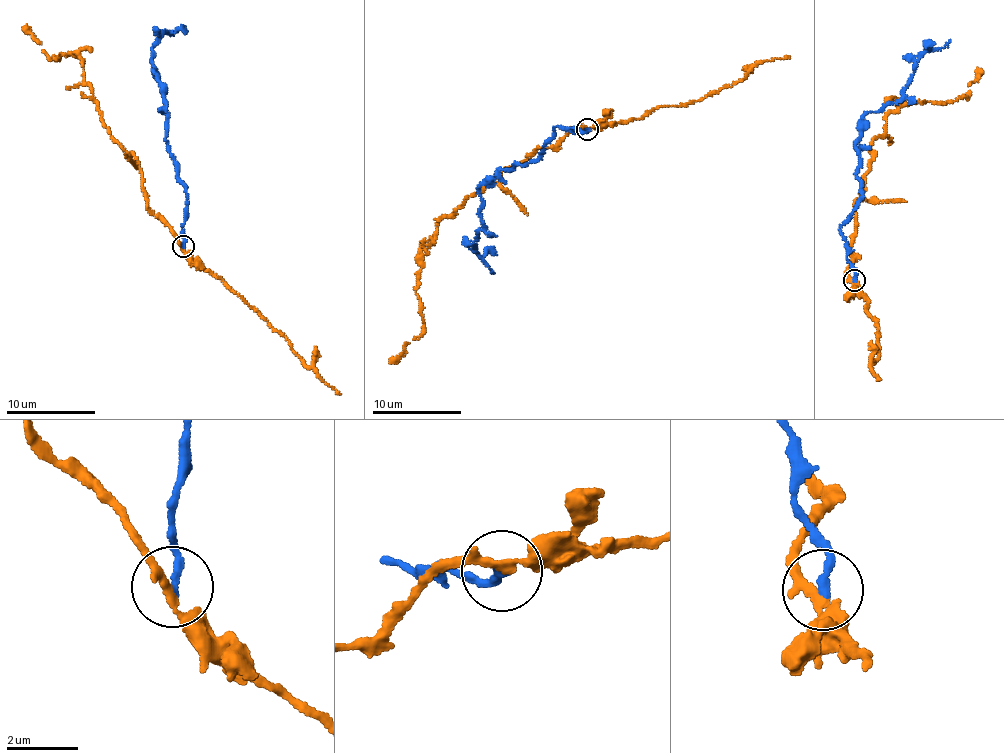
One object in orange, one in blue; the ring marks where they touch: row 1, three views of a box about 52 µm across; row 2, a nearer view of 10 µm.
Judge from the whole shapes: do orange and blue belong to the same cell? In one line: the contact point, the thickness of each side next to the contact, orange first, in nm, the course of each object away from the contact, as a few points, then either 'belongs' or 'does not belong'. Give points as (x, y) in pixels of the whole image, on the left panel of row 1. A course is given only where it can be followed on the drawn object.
place (183, 246); calibres 200 and 200 nm; course orange (182, 245), (148, 205), (137, 157), (110, 136), (80, 57), (53, 59), (22, 27); course blue (182, 245), (186, 190), (165, 138), (165, 101), (153, 68), (152, 47), (165, 34), (177, 30); does not belong

